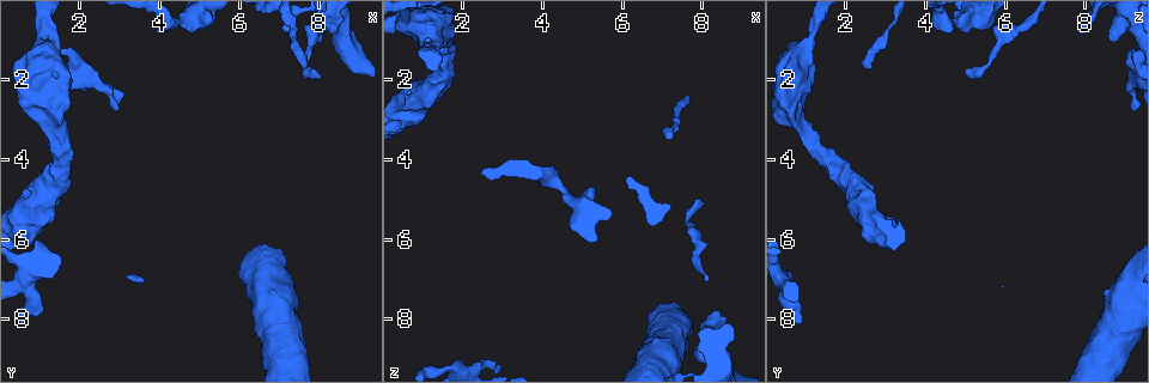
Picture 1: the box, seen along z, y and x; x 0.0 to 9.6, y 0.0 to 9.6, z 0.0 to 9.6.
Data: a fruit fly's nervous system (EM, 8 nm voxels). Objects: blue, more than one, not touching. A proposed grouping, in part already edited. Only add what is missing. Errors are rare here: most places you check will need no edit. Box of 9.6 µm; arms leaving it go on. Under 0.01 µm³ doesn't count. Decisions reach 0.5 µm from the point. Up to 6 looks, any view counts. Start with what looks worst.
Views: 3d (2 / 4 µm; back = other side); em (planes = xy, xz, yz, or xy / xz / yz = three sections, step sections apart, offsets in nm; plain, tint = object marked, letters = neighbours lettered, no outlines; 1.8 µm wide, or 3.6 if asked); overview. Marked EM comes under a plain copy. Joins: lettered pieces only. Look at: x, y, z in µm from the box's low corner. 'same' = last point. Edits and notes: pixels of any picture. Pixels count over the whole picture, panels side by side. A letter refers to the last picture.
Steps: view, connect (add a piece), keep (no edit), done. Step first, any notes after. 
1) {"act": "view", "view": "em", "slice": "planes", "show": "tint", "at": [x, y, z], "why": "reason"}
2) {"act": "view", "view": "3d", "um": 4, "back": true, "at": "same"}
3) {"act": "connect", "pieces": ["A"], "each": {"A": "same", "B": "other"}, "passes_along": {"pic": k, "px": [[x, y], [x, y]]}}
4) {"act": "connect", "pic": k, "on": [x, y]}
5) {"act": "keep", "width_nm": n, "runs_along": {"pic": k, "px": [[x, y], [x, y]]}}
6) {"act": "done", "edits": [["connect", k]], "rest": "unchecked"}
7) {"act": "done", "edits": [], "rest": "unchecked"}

{"act": "view", "view": "3d", "um": 4, "at": [7.65, 1.70, 2.55], "why": "tapers out"}

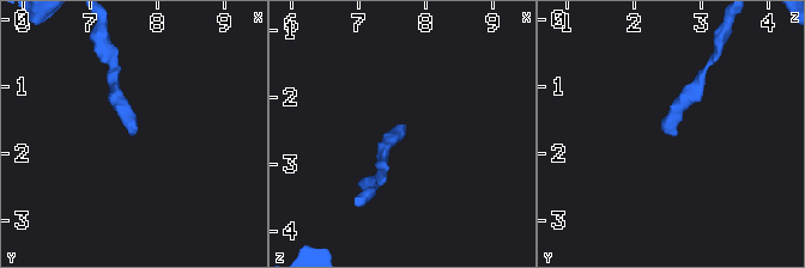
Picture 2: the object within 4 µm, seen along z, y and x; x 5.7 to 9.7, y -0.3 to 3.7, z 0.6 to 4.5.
{"act": "view", "view": "em", "slice": "xz", "step": 4, "show": "tint", "at": [7.65, 1.65, 2.65]}

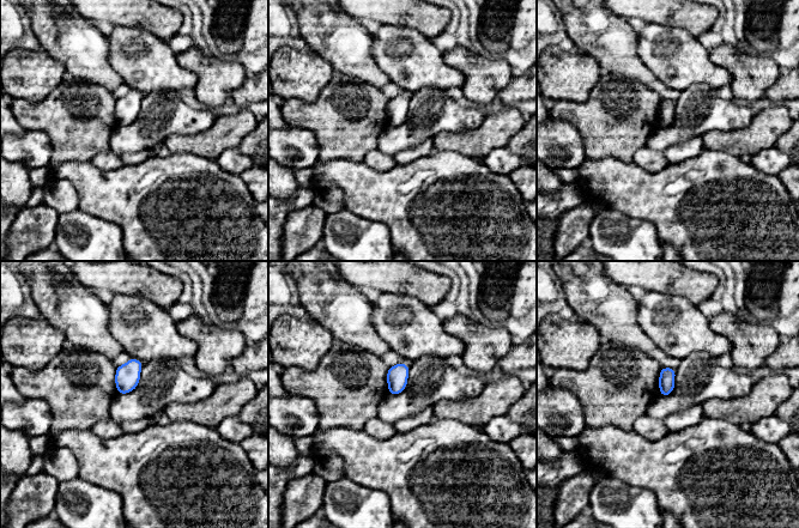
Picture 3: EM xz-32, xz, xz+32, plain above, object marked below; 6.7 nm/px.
{"act": "view", "view": "em", "slice": "planes", "show": "letters", "at": "same", "why": "another direction"}

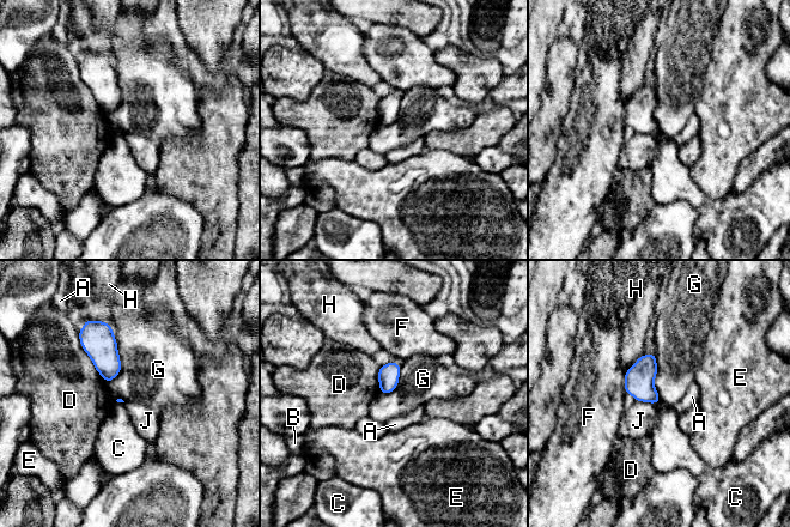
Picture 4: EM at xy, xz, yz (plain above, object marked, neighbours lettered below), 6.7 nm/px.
{"act": "keep", "longest_contact_nm": ["D", 400], "each": {"A": "other", "B": "other", "C": "other", "D": "other", "E": "other", "F": "other", "G": "other", "H": "other", "J": "other"}, "border": {"pic": 4, "px": [[109, 325], [120, 371], [107, 382]]}, "found": "none of them fits"}

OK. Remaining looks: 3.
{"act": "view", "view": "em", "slice": "planes", "show": "letters", "at": [8.40, 0.70, 7.80], "why": "an open end"}

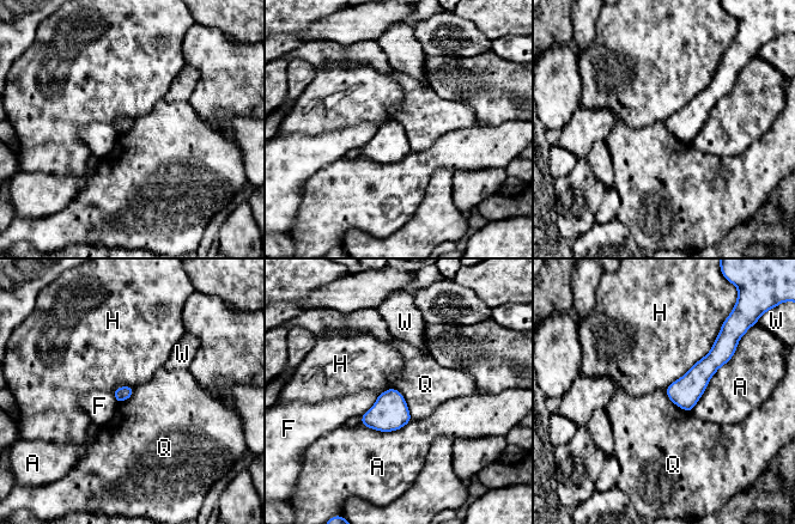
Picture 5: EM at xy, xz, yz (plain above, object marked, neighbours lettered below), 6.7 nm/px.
{"act": "keep", "each": {"A": "other", "F": "other", "H": "other", "Q": "other", "W": "other"}, "found": "none of them fits"}

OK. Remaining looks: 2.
{"act": "done", "edits": [], "rest": "unchecked"}

